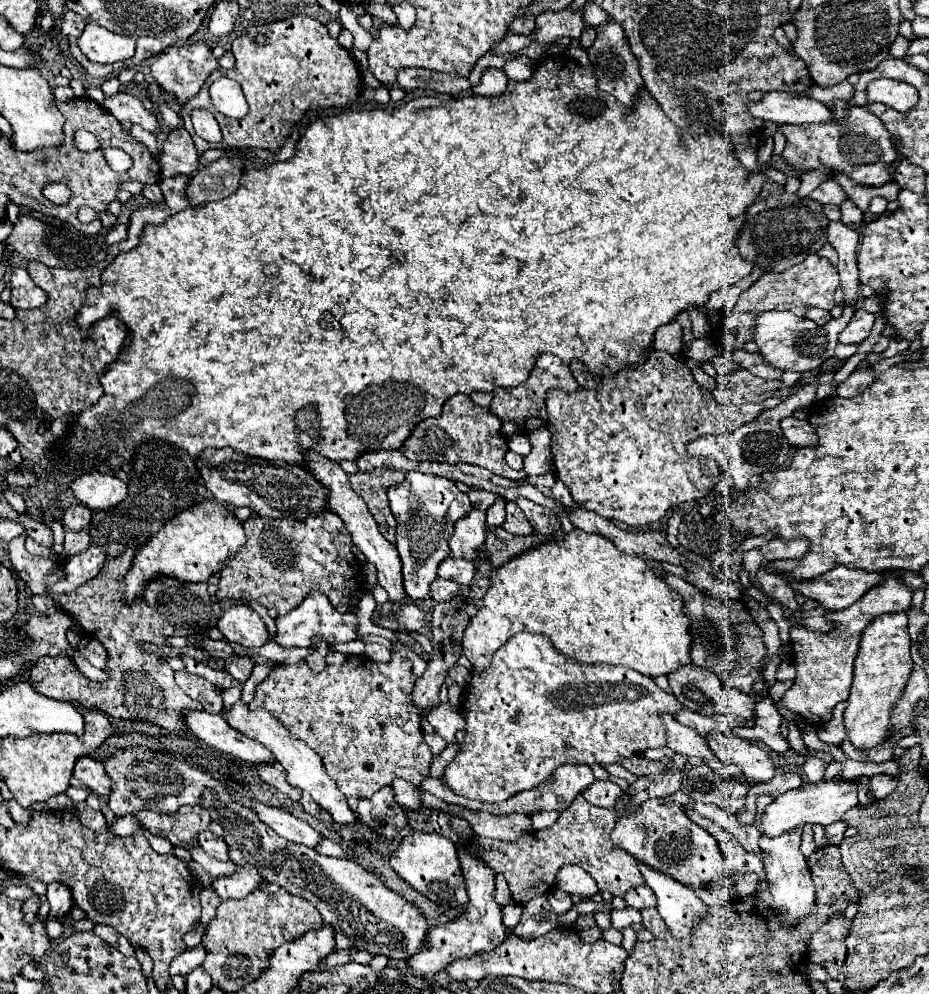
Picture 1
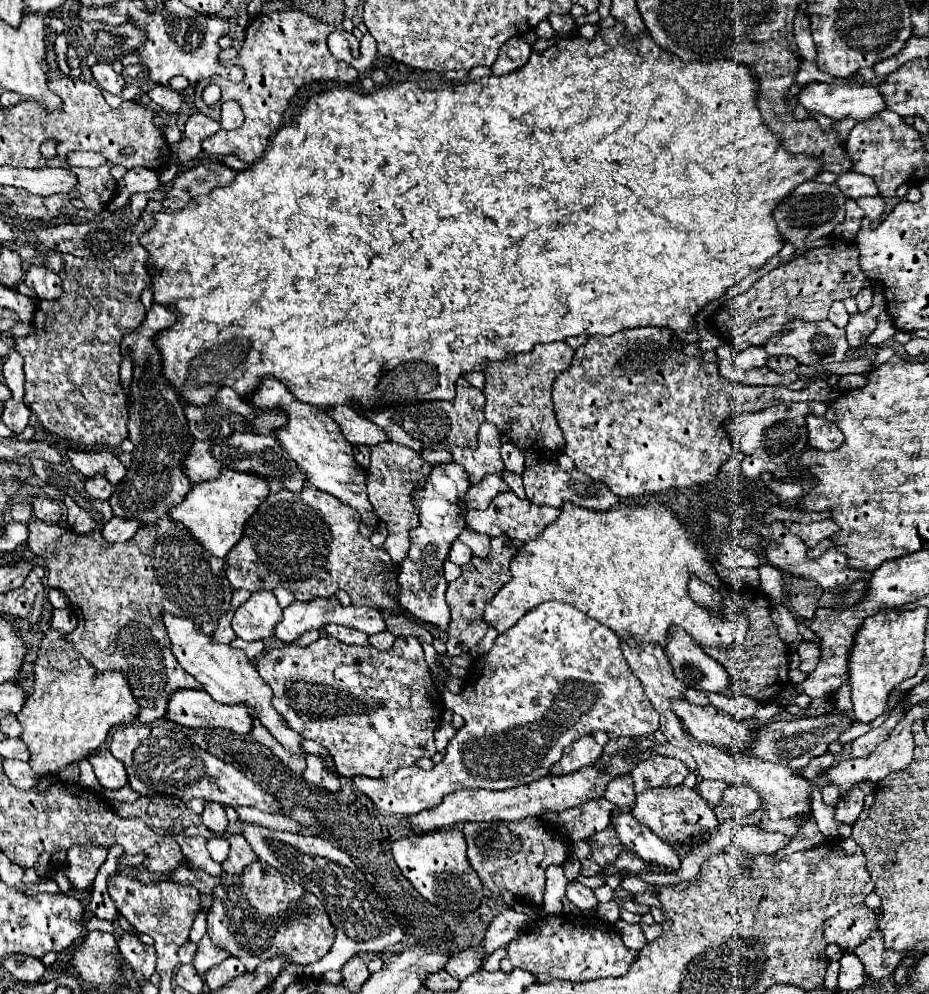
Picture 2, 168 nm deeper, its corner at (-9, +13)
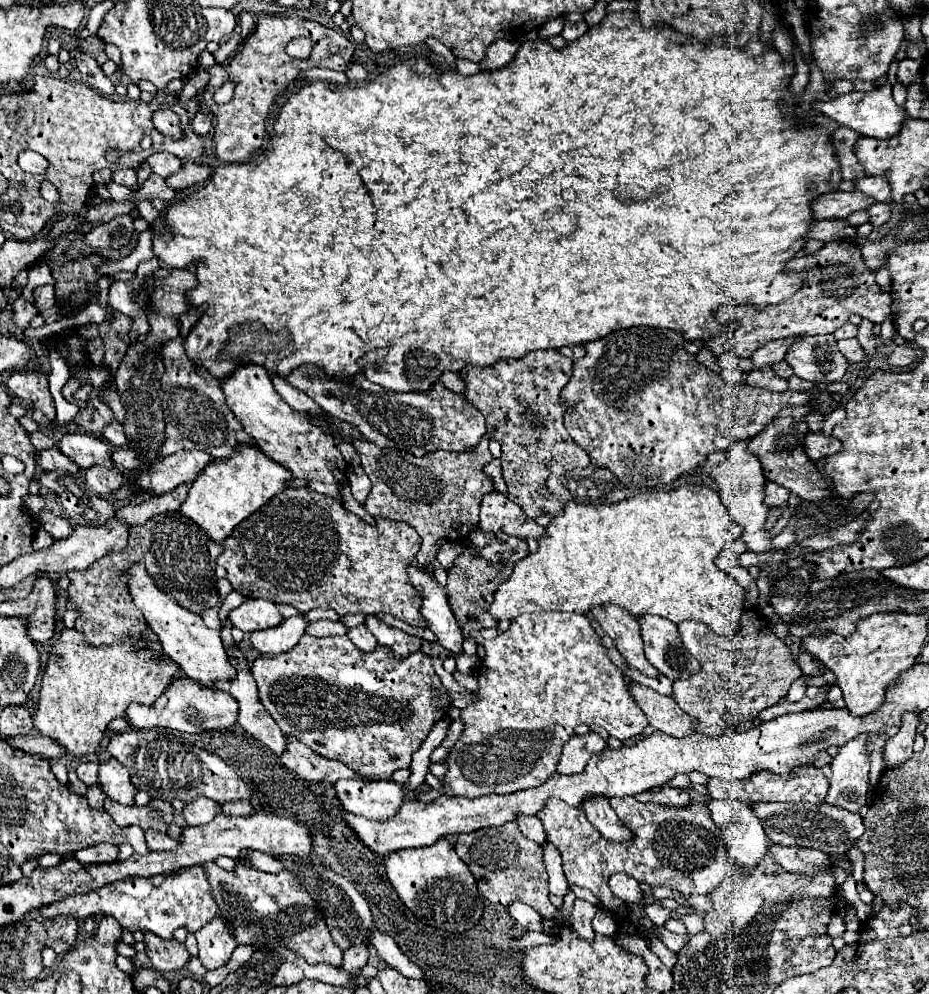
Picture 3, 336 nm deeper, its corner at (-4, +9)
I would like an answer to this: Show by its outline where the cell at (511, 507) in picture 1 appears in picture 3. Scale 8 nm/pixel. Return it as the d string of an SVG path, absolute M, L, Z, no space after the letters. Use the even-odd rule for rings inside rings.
M492 491L490 495L486 495L486 499L482 499L478 527L490 533L502 531L524 541L540 539L546 533L546 527L540 527L534 519L526 517L522 507L518 507L514 501L498 491Z

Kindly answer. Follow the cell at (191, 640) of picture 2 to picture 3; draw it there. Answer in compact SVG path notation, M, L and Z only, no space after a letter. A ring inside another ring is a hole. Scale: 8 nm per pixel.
M138 563L130 569L128 587L132 591L132 599L134 599L136 607L146 617L150 629L158 635L158 641L162 643L164 653L172 661L176 661L190 679L202 683L204 687L214 687L216 681L230 681L230 679L236 677L236 669L230 665L230 659L228 659L228 655L224 651L224 645L220 641L220 631L208 629L200 615L196 615L192 611L186 611L184 607L174 603L174 599L164 595L154 585L150 575L146 575L142 563Z

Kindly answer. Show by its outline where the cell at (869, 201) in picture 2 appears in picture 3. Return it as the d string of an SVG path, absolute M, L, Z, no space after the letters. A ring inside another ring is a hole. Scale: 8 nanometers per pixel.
M872 203L866 211L868 211L870 223L874 227L880 227L880 225L884 225L890 219L890 207L888 207L888 203Z

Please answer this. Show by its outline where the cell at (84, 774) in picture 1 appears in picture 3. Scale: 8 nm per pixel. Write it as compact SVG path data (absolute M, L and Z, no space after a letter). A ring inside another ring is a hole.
M116 759L100 761L98 765L98 785L106 793L108 799L118 801L122 805L132 805L136 787L130 781L130 773Z

